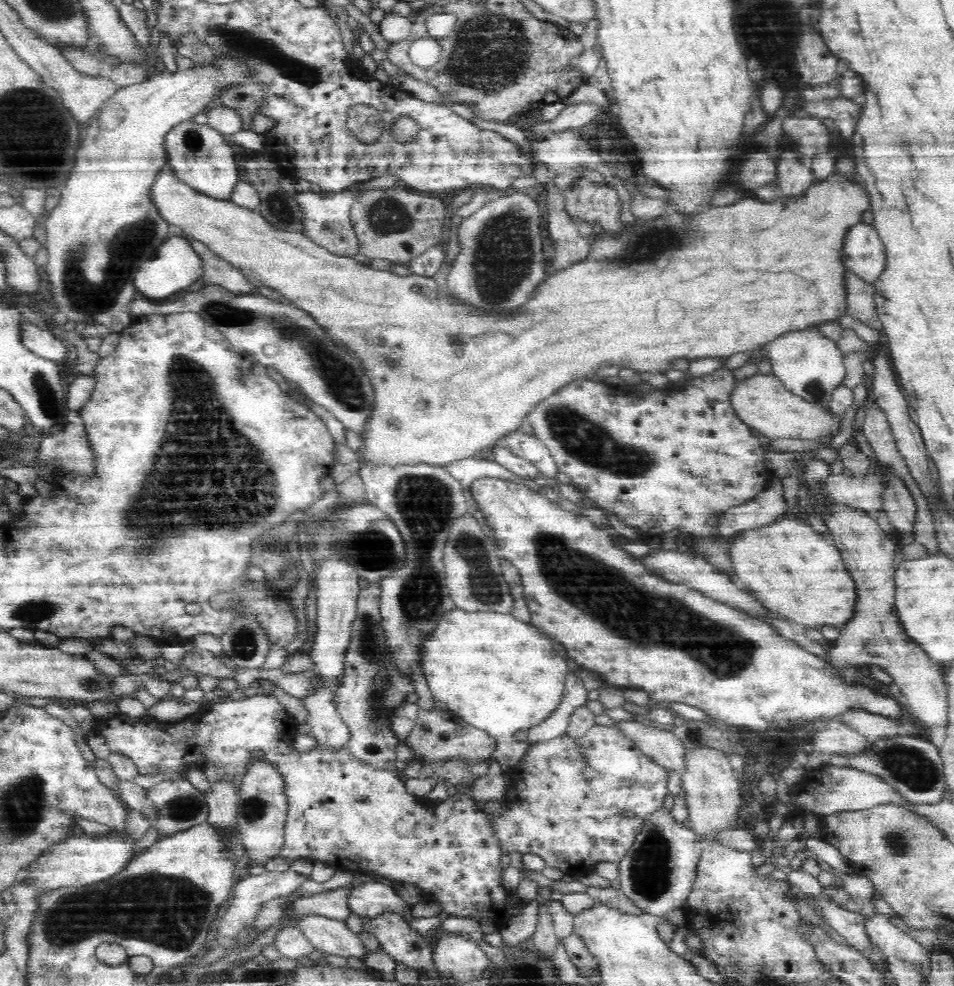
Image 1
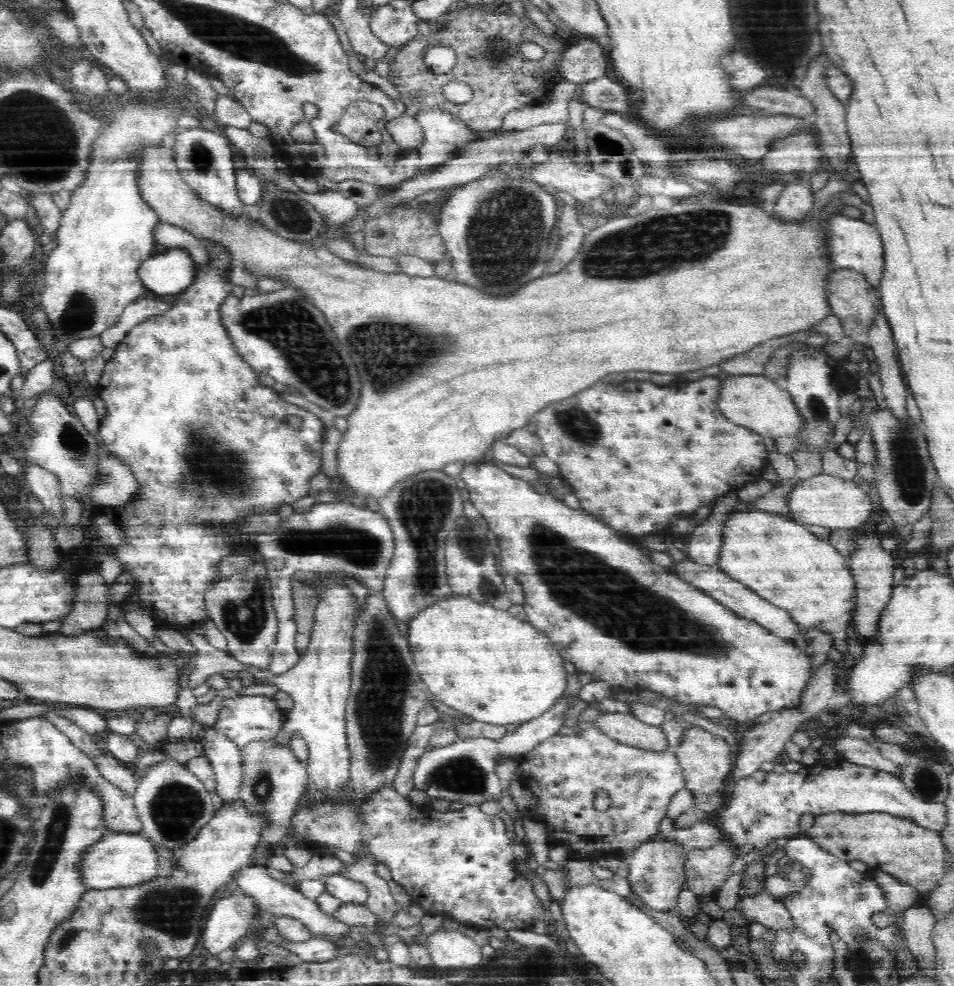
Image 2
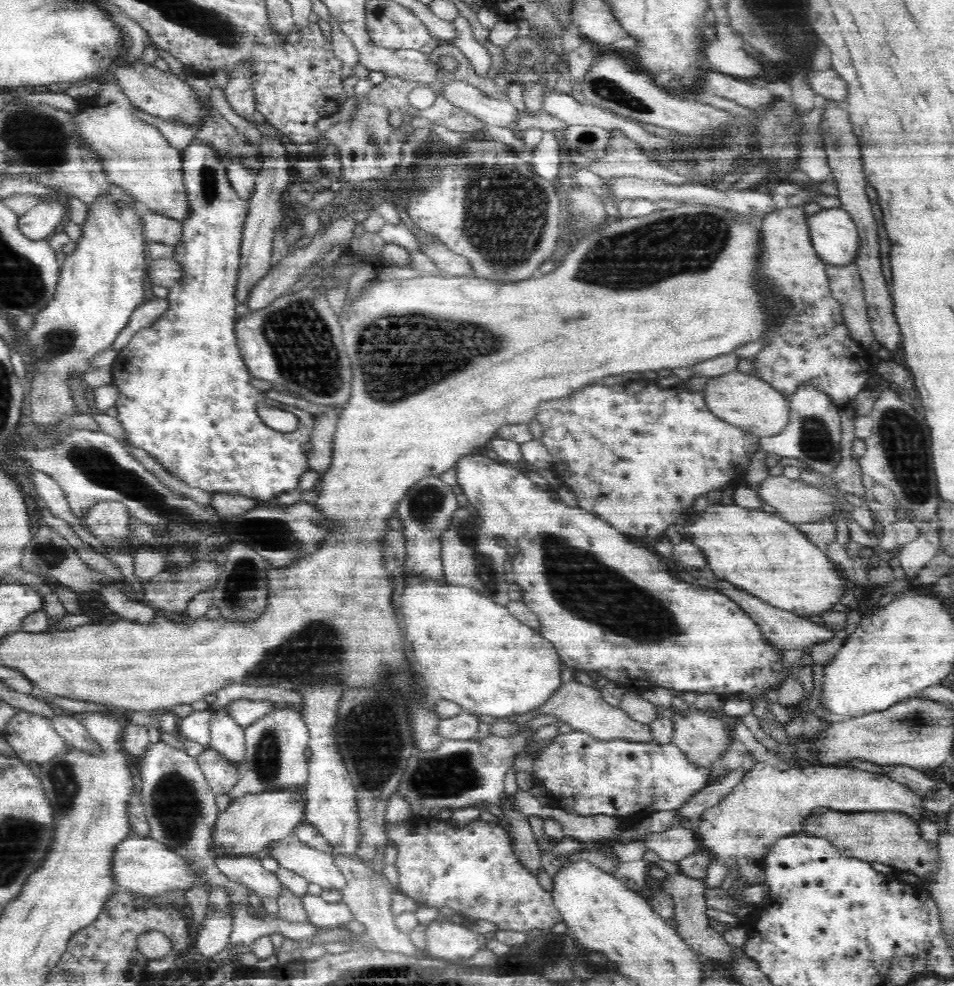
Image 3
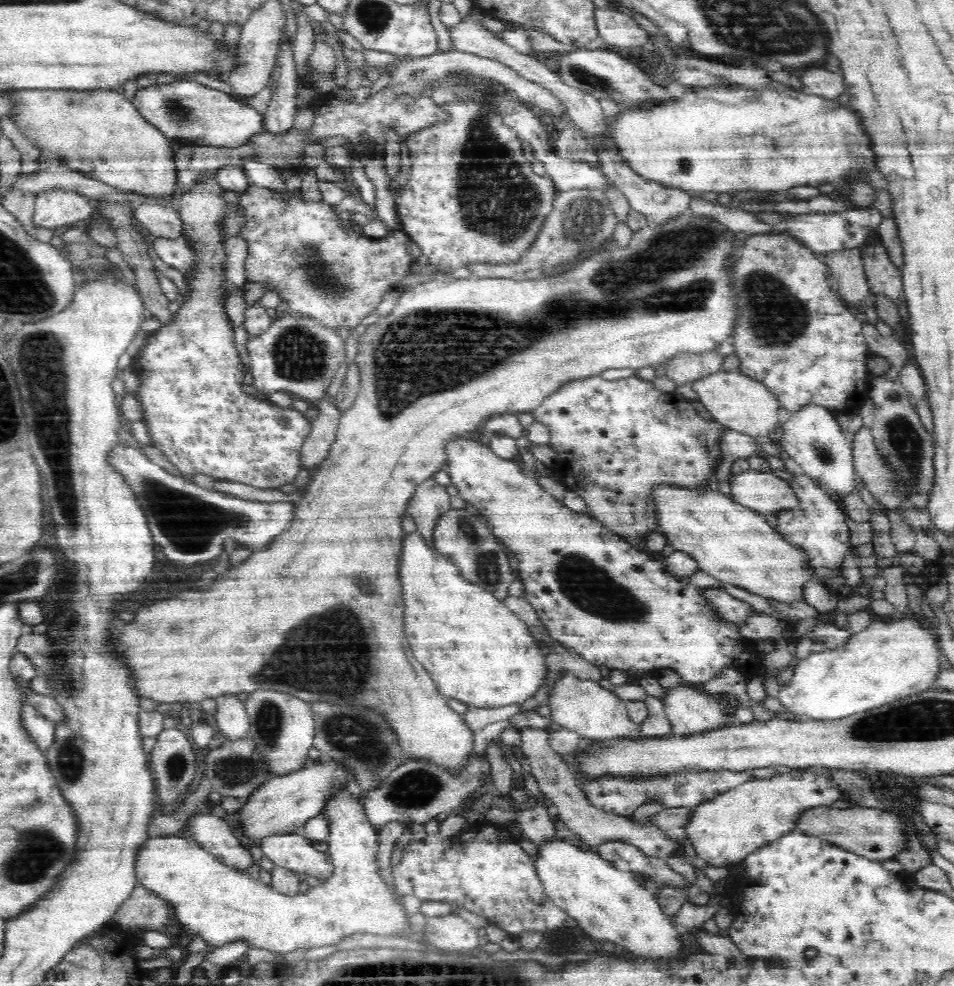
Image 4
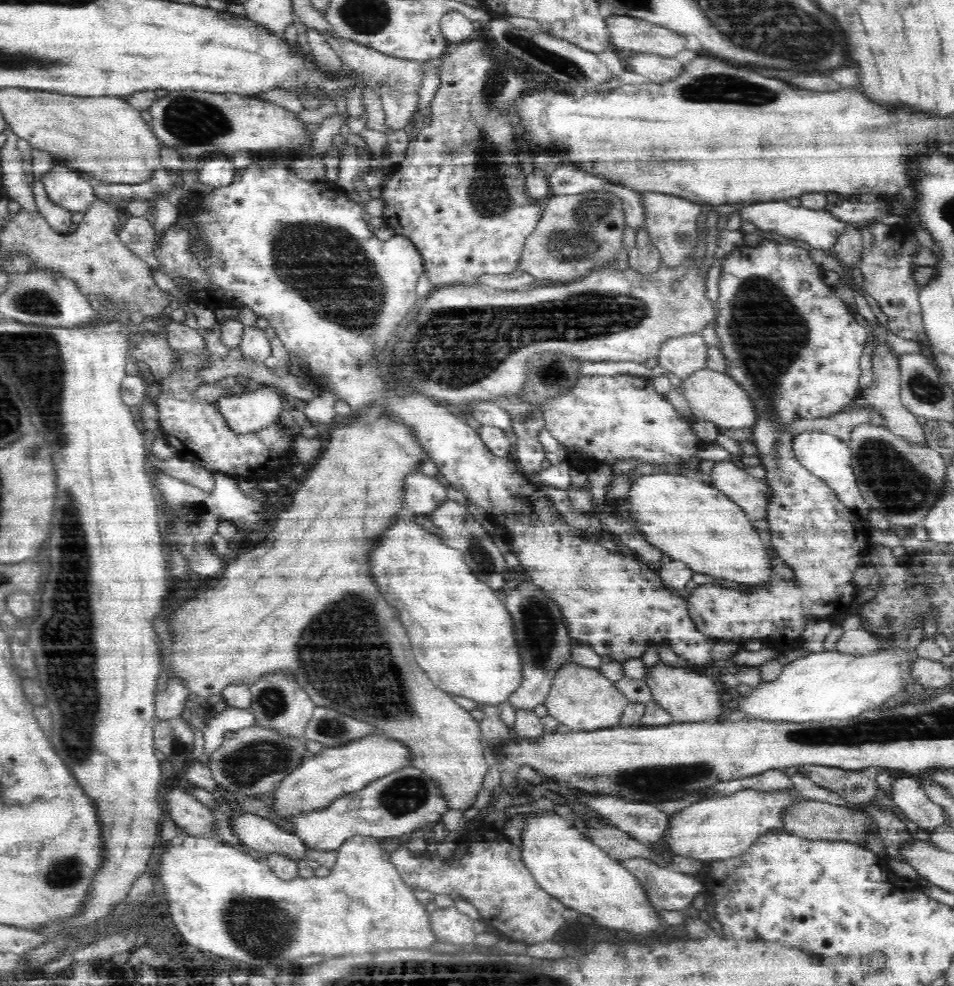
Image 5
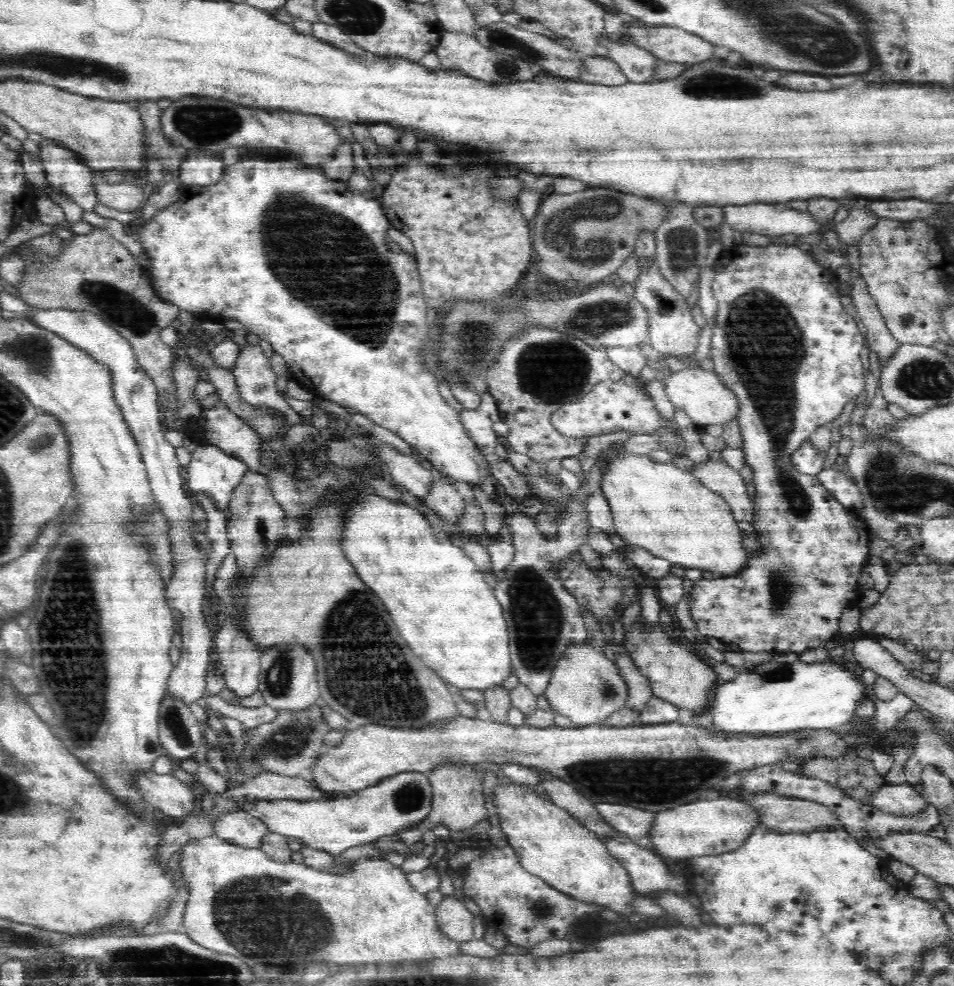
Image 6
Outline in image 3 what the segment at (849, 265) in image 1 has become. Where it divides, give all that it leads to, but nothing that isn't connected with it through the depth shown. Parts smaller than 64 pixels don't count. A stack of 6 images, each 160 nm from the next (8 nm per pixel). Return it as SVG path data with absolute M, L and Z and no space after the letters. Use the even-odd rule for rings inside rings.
M842 208L822 209L812 215L811 240L824 264L855 264L860 252L860 233L848 211Z

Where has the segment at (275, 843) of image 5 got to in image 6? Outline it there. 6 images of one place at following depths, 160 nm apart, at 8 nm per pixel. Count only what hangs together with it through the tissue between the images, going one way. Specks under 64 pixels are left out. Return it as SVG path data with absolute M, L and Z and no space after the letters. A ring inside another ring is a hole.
M247 810L221 816L215 827L217 837L244 848L260 849L264 840L274 833L263 820L252 816Z

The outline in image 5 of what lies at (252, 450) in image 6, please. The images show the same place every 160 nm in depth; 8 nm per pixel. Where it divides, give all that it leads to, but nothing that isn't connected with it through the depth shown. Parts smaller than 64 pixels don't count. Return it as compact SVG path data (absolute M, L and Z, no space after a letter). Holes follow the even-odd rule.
M260 383L257 390L241 395L223 396L217 400L217 403L220 412L236 432L250 432L264 428L266 424L279 418L282 395L276 383Z

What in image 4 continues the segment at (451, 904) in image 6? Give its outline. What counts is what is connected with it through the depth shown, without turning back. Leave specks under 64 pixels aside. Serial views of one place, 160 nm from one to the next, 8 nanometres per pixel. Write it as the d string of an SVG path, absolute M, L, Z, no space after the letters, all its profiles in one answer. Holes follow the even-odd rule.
M456 915L427 918L424 937L429 946L444 952L470 952L480 949L484 940L478 936L478 929Z

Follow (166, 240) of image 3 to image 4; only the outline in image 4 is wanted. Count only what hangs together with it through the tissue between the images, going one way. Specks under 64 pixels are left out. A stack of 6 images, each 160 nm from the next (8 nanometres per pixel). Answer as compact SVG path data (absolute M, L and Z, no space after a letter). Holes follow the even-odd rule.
M152 200L142 202L136 211L136 219L146 230L150 231L151 239L178 240L182 233L182 224L175 204L164 205Z

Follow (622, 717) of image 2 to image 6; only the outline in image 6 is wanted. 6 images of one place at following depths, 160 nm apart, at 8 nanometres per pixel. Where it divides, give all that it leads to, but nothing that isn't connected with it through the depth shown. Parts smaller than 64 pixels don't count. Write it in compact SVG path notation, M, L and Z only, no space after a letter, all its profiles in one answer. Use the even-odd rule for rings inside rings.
M585 642L584 645L568 649L553 670L552 678L545 692L550 709L568 718L574 727L603 724L610 716L625 708L628 700L628 687L615 663L604 654L595 652Z

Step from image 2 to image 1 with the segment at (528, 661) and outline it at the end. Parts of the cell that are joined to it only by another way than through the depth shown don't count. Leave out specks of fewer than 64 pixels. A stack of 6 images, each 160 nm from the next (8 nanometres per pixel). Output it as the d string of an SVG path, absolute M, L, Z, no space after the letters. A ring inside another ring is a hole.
M456 609L446 614L446 616L440 620L438 626L440 626L440 628L436 628L436 632L430 636L427 643L424 643L423 646L423 665L421 668L423 668L422 671L429 684L429 689L438 701L441 701L446 705L447 710L454 715L457 715L467 724L470 724L479 730L484 730L489 736L492 736L492 739L496 740L498 746L493 752L492 757L498 761L502 771L506 773L518 765L520 758L522 758L527 751L527 746L517 742L514 738L514 734L518 732L518 730L530 730L536 728L540 726L540 724L546 722L548 718L552 718L552 714L558 712L560 704L562 704L562 697L565 693L565 678L569 672L566 660L556 653L554 646L550 644L551 638L545 634L540 634L538 629L532 624L516 620L510 613L468 613Z

